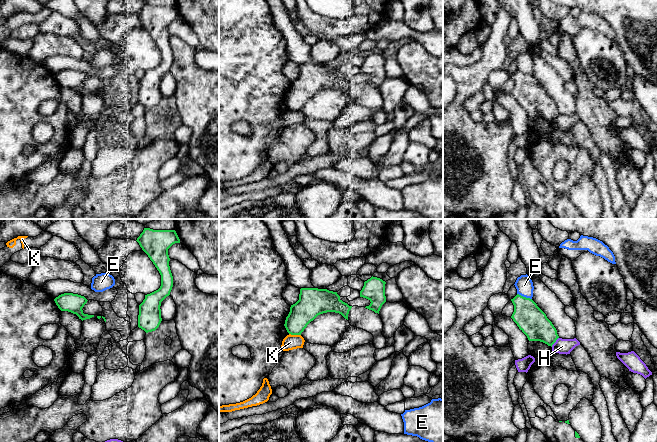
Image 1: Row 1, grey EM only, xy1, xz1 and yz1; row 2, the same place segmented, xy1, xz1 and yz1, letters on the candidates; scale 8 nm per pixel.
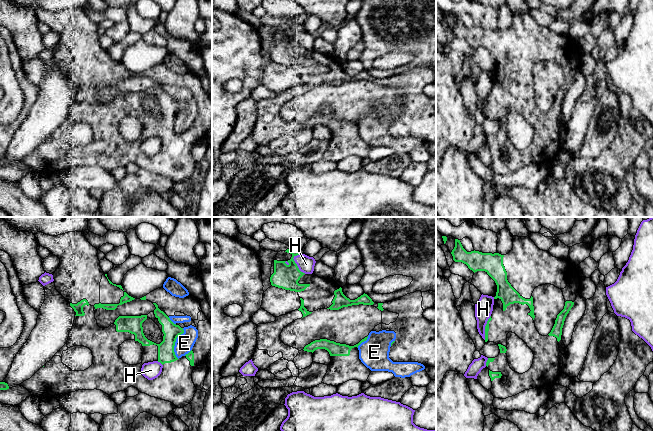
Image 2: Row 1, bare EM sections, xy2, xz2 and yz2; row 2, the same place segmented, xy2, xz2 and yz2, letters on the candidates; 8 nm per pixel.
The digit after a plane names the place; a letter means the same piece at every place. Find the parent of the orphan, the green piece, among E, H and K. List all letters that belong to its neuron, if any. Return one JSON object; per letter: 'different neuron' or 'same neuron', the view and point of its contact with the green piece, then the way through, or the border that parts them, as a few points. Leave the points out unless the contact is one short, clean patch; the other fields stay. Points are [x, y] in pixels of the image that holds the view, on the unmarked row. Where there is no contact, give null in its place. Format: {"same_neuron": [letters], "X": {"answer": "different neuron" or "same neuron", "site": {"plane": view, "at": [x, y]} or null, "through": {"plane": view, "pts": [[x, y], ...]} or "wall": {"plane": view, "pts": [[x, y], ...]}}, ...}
{"same_neuron": [], "E": {"answer": "different neuron", "site": {"plane": "xy2", "at": [174, 119]}}, "H": {"answer": "different neuron", "site": {"plane": "xz2", "at": [296, 41]}}, "K": {"answer": "different neuron", "site": {"plane": "xz1", "at": [295, 110]}, "wall": {"plane": "xz1", "pts": [[289, 109], [300, 111]]}}}

